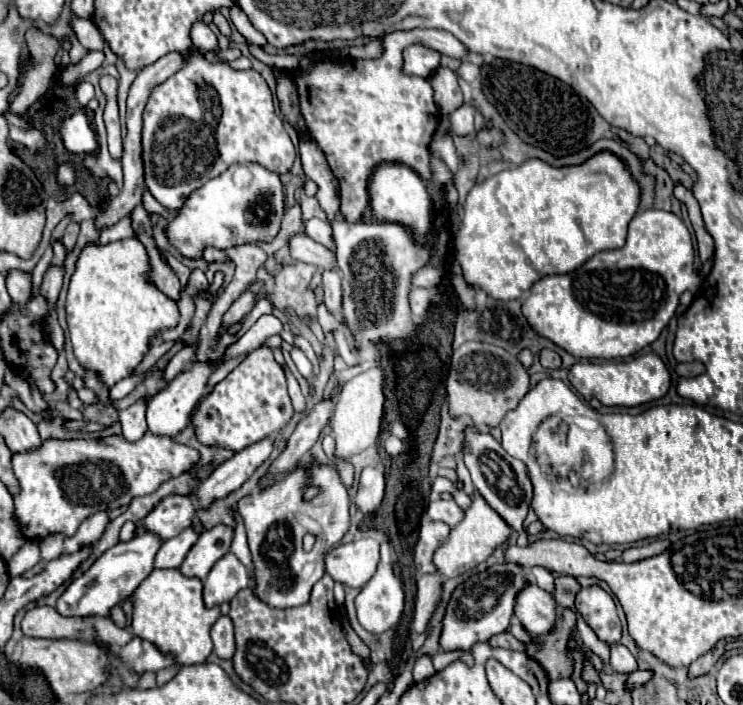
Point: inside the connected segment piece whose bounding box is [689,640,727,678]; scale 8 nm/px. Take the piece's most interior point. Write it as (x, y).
(704, 665)

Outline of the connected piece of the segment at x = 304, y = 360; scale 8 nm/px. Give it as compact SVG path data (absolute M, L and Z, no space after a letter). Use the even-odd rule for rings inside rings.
M293 346L293 350L289 354L291 354L291 358L293 358L293 362L295 362L297 370L299 370L299 374L303 378L311 378L311 362L309 362L309 358L299 348L295 348L295 346Z

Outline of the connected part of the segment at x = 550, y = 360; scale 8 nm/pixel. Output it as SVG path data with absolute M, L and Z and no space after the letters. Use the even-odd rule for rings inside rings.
M543 350L543 352L539 354L539 360L541 360L541 366L547 368L547 370L557 370L557 368L561 366L561 358L559 358L559 354L553 352L553 350Z

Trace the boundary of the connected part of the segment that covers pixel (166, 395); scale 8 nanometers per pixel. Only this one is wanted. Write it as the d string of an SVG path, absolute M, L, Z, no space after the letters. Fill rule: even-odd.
M193 364L187 372L181 372L165 390L161 390L153 400L149 402L147 408L147 424L153 434L165 434L165 436L175 436L187 426L187 418L193 410L193 406L209 392L207 390L207 378L211 376L213 368L207 364Z

